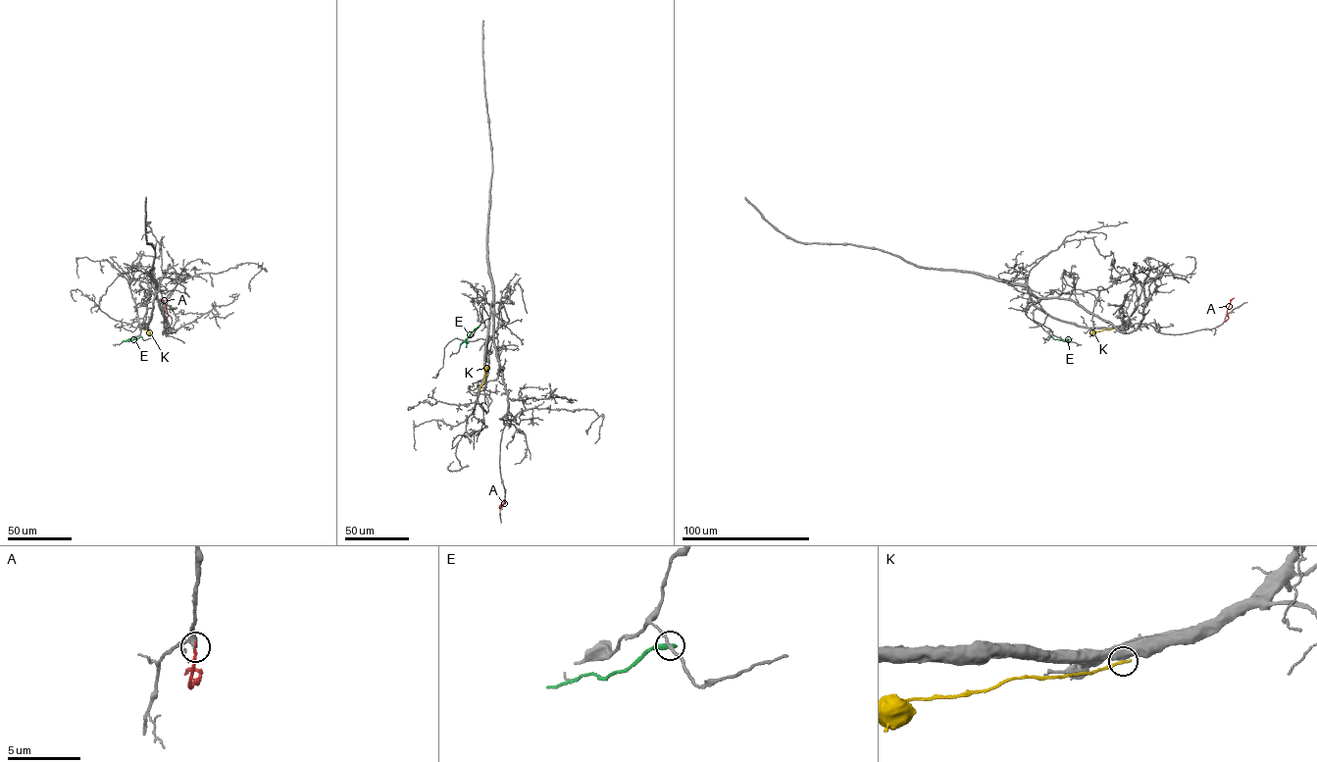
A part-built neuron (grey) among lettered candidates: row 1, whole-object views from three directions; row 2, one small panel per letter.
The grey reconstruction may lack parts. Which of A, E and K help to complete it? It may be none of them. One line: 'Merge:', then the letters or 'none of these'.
Merge: A

